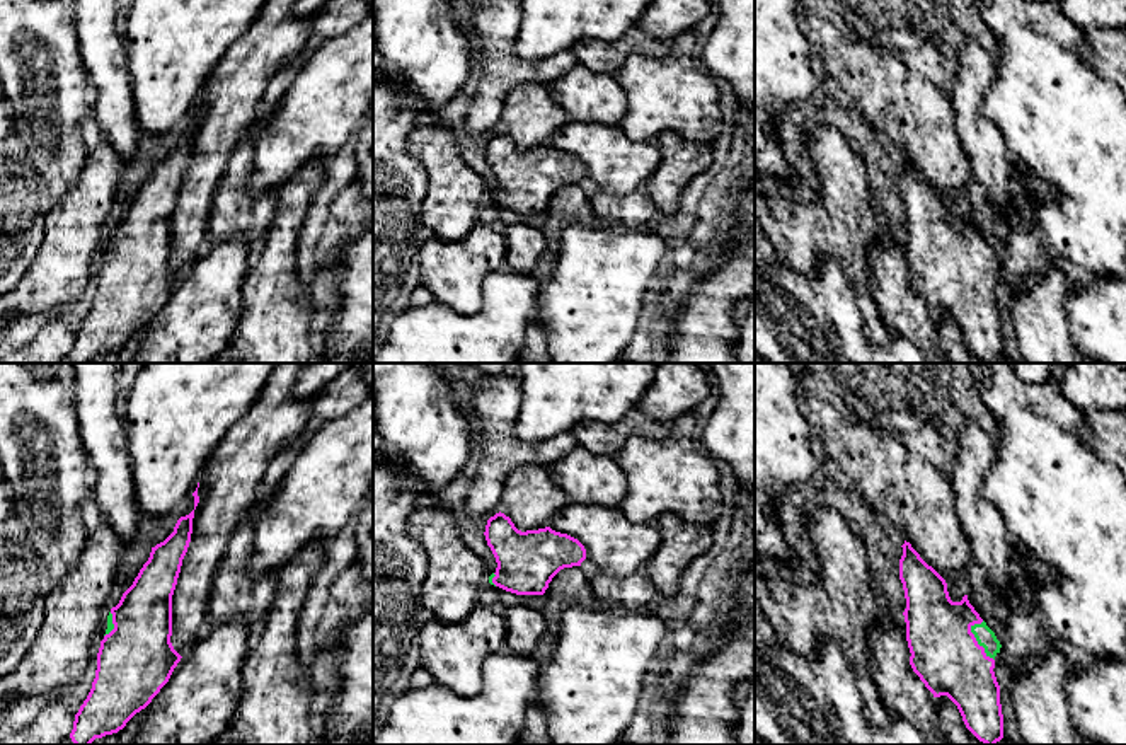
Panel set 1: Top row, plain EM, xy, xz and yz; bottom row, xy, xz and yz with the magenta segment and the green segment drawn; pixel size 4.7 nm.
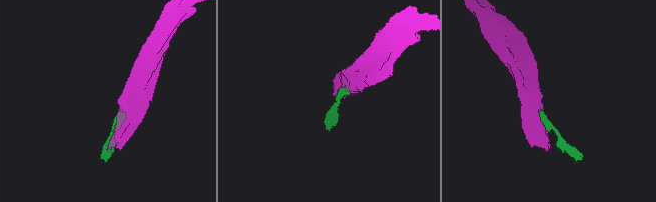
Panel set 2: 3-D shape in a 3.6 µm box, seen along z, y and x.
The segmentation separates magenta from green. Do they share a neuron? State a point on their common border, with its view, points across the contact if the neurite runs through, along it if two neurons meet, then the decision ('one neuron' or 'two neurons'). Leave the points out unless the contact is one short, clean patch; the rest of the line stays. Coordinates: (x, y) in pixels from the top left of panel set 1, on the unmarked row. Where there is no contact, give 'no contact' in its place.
contact yz (976, 261); way yz (946, 273), (976, 261), (985, 254); one neuron

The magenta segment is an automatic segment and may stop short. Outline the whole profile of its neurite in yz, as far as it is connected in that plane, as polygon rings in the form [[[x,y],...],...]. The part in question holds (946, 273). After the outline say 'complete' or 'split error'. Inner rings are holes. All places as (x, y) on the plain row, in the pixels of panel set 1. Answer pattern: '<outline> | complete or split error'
[[[905,159],[899,177],[899,198],[903,201],[906,227],[906,259],[910,283],[934,315],[947,314],[959,327],[966,346],[985,363],[995,363],[1003,356],[1003,332],[1000,303],[995,295],[995,274],[1000,259],[969,222],[968,213],[952,220],[945,198],[928,184]]] | split error

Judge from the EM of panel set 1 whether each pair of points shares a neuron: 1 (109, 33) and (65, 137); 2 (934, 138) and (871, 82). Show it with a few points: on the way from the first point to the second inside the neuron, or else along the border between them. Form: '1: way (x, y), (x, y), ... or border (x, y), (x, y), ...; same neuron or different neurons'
1: border (79, 41), (79, 55), (91, 87), (91, 113); different neurons
2: way (919, 123), (886, 92); same neuron

